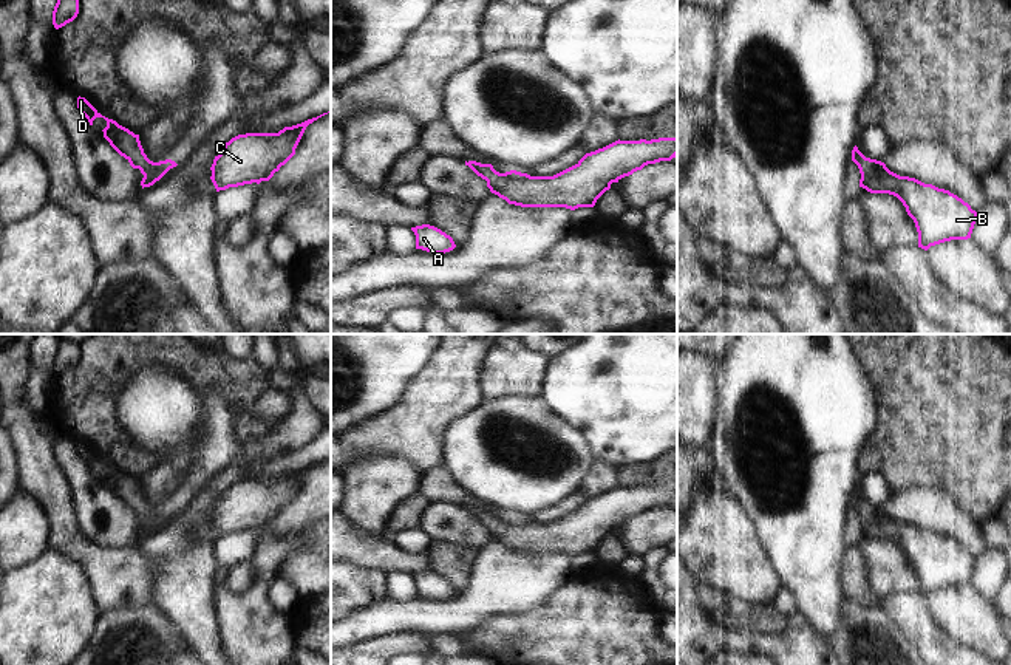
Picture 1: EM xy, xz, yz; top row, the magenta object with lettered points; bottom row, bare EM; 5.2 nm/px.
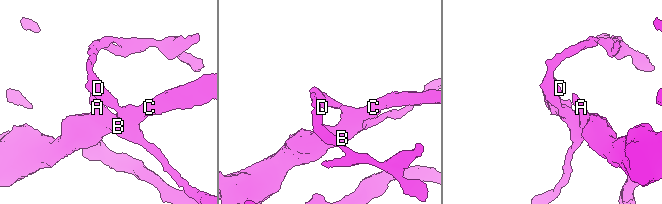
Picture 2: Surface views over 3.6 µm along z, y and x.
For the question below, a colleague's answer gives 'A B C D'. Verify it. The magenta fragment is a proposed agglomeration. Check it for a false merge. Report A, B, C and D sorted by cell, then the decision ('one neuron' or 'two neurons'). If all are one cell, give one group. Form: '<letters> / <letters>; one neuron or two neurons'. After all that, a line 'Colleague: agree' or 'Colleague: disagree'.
A B C D; one neuron
Colleague: agree

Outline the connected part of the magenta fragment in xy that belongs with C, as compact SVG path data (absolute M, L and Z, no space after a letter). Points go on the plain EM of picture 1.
M328 459L284 473L278 479L246 479L232 484L210 513L216 538L269 527L295 501L306 473L325 461Z

